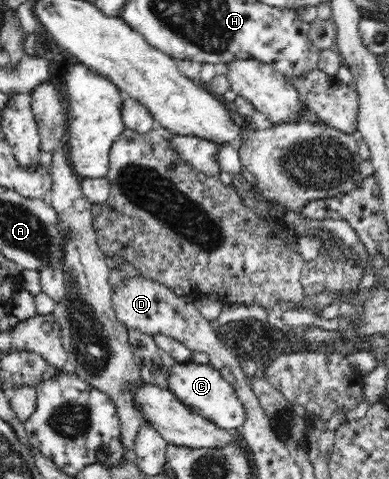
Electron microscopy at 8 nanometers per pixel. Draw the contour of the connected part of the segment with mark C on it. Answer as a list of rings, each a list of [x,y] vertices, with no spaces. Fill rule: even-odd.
[[[188,361],[172,365],[168,369],[168,389],[173,391],[190,411],[209,419],[222,429],[239,432],[248,419],[248,410],[242,404],[234,386],[224,379],[218,369],[209,364],[195,364]]]

